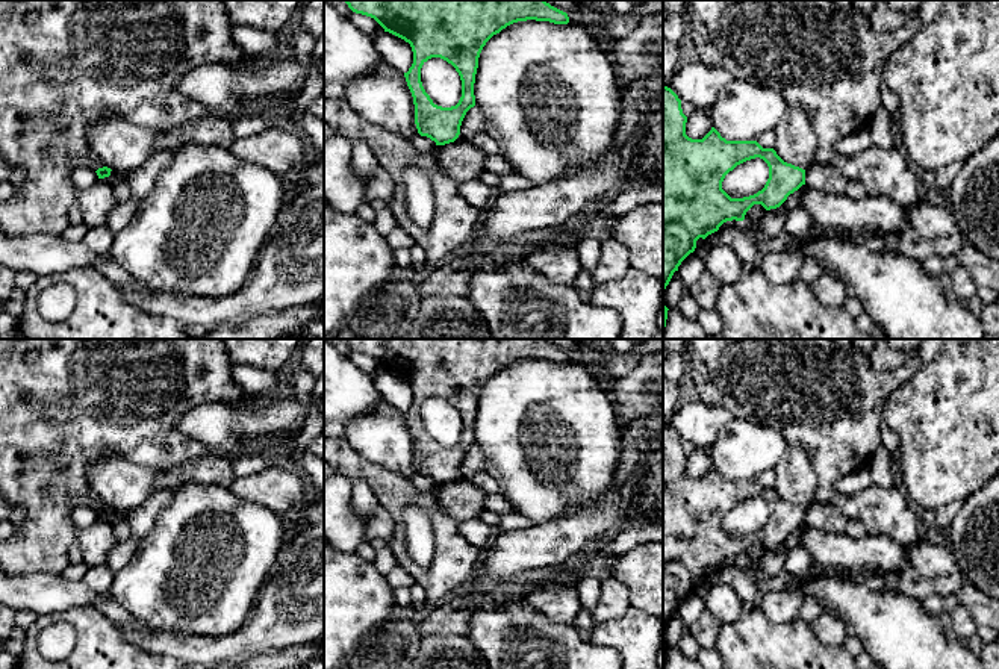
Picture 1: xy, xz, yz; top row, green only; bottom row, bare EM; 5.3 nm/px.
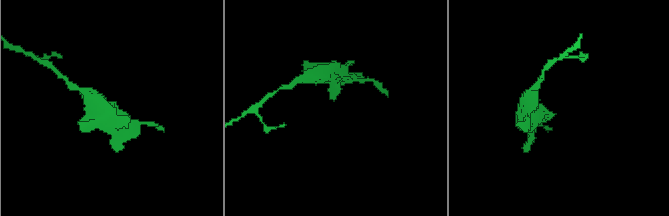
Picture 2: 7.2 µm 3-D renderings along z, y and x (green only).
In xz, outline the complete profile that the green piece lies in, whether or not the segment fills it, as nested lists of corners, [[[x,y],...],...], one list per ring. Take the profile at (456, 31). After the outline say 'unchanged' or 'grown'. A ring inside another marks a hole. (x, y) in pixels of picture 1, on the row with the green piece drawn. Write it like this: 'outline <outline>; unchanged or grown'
outline [[[344,0],[348,8],[374,18],[384,32],[389,32],[410,44],[413,64],[404,73],[415,104],[415,124],[421,136],[427,136],[436,145],[454,142],[460,135],[460,126],[466,112],[475,106],[474,83],[478,58],[486,42],[507,26],[536,20],[554,24],[568,24],[566,12],[551,6],[545,0]],[[440,58],[451,64],[462,80],[462,97],[456,106],[442,107],[433,103],[421,82],[421,68],[431,59]]]; unchanged

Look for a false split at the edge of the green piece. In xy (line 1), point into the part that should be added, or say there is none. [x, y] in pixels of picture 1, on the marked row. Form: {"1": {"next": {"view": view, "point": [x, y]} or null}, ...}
{"1": {"next": null}}

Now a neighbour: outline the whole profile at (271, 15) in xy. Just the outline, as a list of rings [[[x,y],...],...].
[[[223,0],[233,24],[277,33],[297,17],[303,0]]]

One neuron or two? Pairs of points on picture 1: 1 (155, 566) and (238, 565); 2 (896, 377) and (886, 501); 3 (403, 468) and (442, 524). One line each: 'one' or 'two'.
1: one
2: one
3: two

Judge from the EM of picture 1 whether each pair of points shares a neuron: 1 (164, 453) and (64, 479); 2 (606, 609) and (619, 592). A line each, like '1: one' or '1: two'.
1: one
2: one

